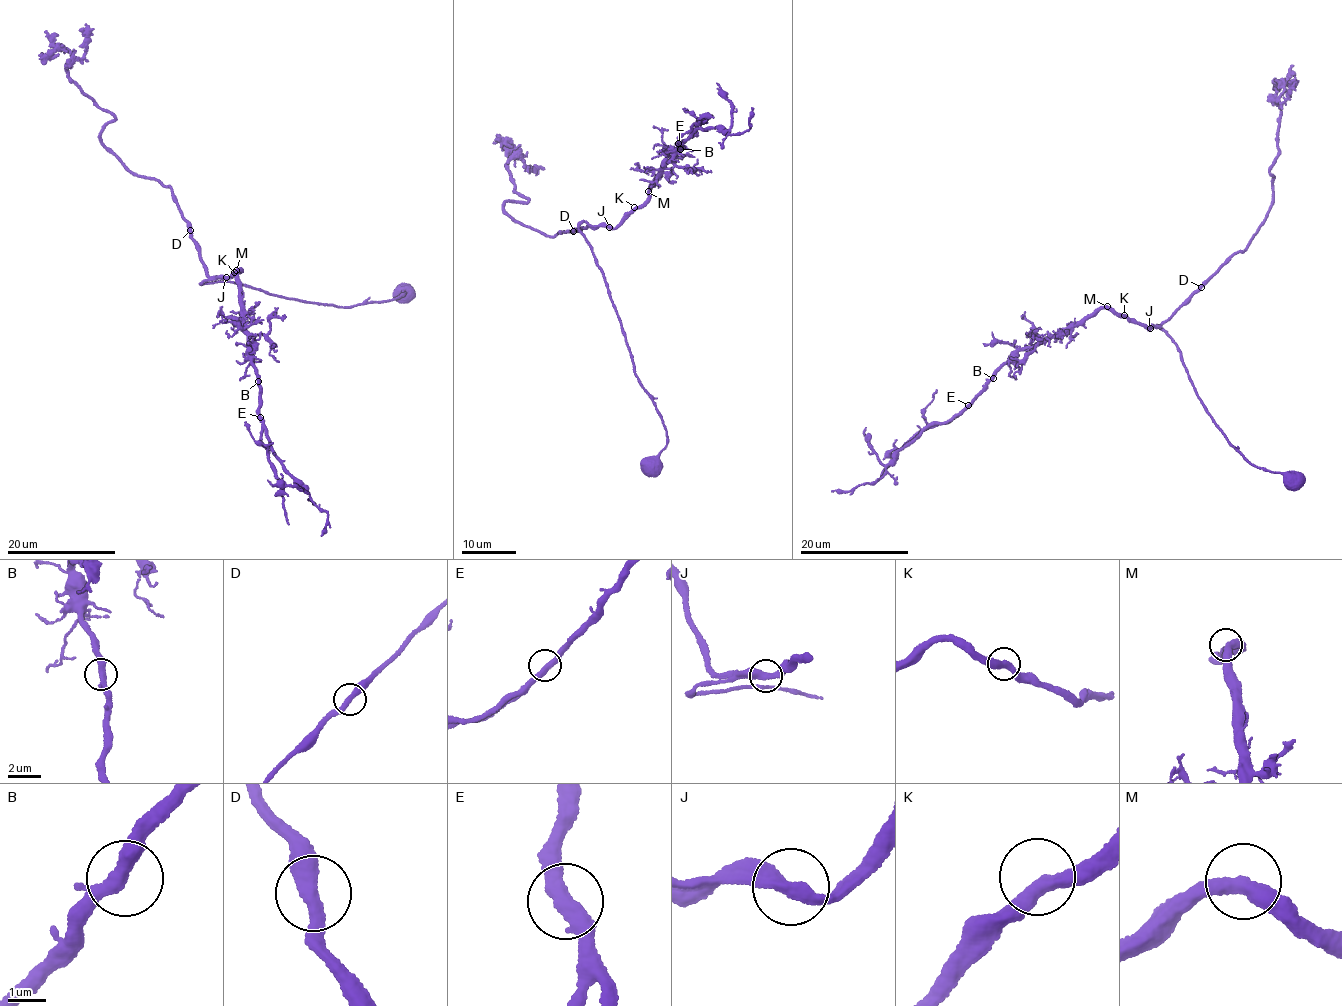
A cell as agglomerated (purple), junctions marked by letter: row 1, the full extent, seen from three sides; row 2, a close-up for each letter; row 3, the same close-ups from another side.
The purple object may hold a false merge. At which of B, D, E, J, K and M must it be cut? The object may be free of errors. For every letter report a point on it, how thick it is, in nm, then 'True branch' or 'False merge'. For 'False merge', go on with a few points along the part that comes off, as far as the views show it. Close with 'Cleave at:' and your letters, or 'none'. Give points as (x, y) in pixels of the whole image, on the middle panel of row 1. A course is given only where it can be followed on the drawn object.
B: Place: (680, 149). Thickness 360 nm. True branch
D: Place: (573, 231). Thickness 400 nm. True branch
E: Place: (678, 143). Thickness 400 nm. True branch
J: Place: (609, 227). Thickness 400 nm. True branch
K: Place: (634, 207). Thickness 360 nm. True branch
M: Place: (648, 191). Thickness 400 nm. True branch
Cleave at: none

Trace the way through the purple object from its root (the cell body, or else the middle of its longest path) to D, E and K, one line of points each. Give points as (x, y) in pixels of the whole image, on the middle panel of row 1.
D: (655, 466), (667, 444), (667, 431), (635, 373), (598, 262), (579, 229), (584, 222), (588, 225), (573, 231)
E: (655, 466), (667, 431), (635, 373), (578, 226), (619, 224), (646, 201), (678, 143)
K: (655, 466), (667, 444), (667, 431), (635, 373), (598, 262), (578, 227), (584, 222), (615, 227), (634, 207)

